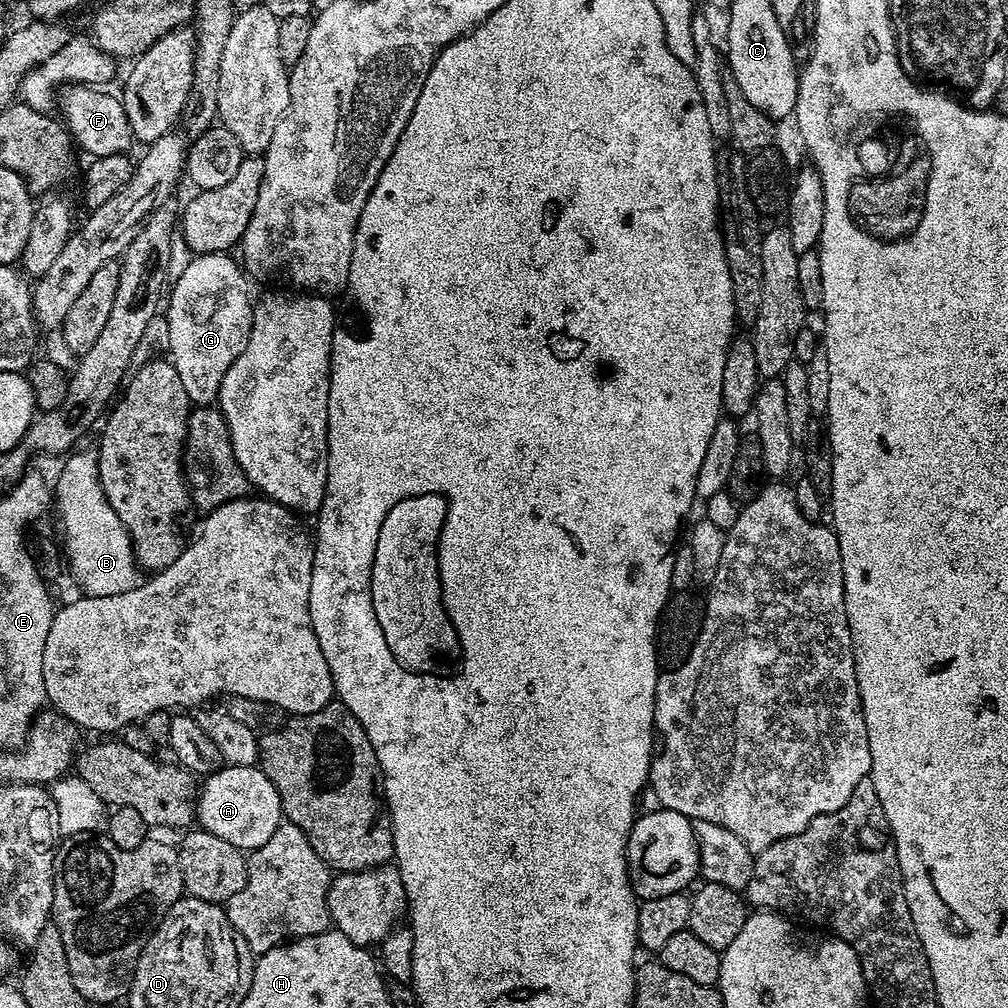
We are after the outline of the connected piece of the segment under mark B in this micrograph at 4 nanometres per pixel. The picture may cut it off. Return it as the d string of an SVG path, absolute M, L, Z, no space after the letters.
M73 451L67 457L68 461L60 468L60 477L54 480L54 508L60 511L58 523L63 528L69 529L73 536L66 542L66 550L63 555L68 559L72 567L72 576L84 587L83 591L90 596L109 596L110 594L122 594L126 590L135 588L141 583L142 574L138 567L136 554L133 551L132 539L120 520L118 514L110 506L106 494L100 485L100 466L97 453Z

